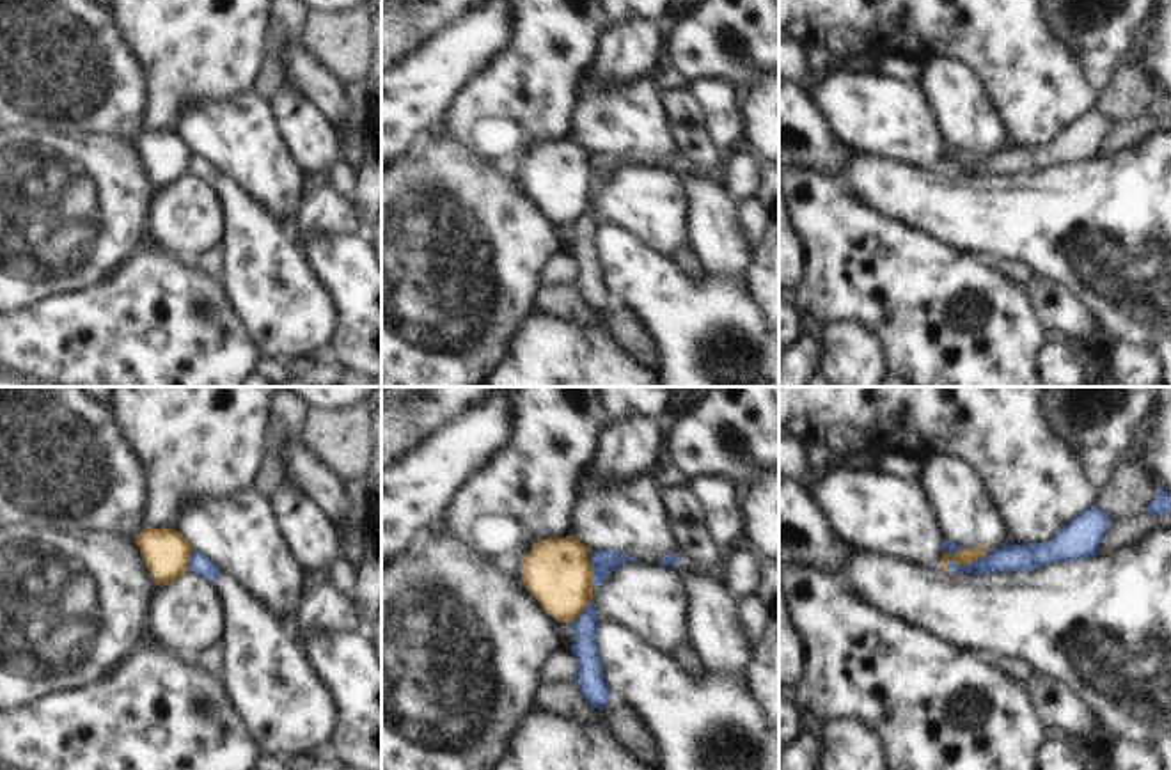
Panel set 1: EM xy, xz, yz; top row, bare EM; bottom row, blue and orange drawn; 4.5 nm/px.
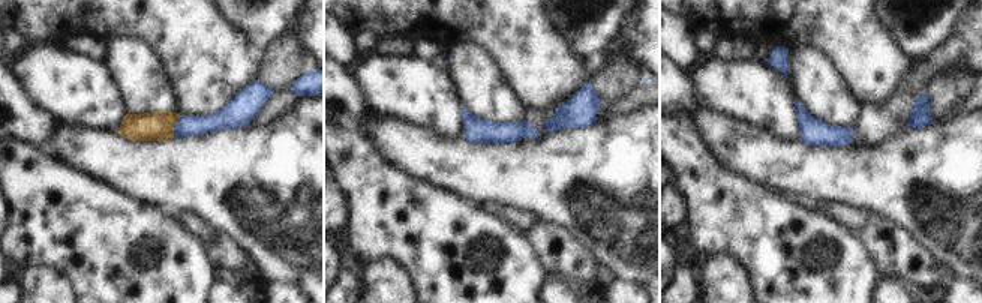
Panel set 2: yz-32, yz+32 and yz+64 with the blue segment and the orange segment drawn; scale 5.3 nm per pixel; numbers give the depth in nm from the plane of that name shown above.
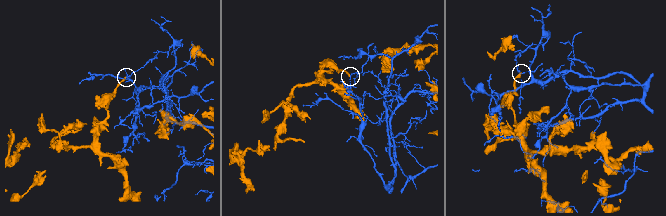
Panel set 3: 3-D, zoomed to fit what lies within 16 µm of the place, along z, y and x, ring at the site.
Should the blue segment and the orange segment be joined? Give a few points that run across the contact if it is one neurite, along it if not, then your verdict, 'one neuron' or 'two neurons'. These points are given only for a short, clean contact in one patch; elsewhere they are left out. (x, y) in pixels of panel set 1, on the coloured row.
line yz (996, 549), (982, 554), (969, 565), (951, 561), (948, 570); two neurons

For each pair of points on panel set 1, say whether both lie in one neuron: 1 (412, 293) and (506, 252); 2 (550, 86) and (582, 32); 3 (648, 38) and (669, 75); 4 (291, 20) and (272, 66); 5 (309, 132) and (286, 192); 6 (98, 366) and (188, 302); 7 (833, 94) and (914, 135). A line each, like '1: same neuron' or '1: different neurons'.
1: same neuron
2: same neuron
3: different neurons
4: same neuron
5: different neurons
6: same neuron
7: same neuron

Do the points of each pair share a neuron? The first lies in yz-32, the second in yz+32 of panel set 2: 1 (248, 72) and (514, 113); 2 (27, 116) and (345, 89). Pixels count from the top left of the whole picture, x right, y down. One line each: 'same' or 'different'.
1: different
2: same

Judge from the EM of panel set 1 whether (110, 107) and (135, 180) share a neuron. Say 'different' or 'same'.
different

